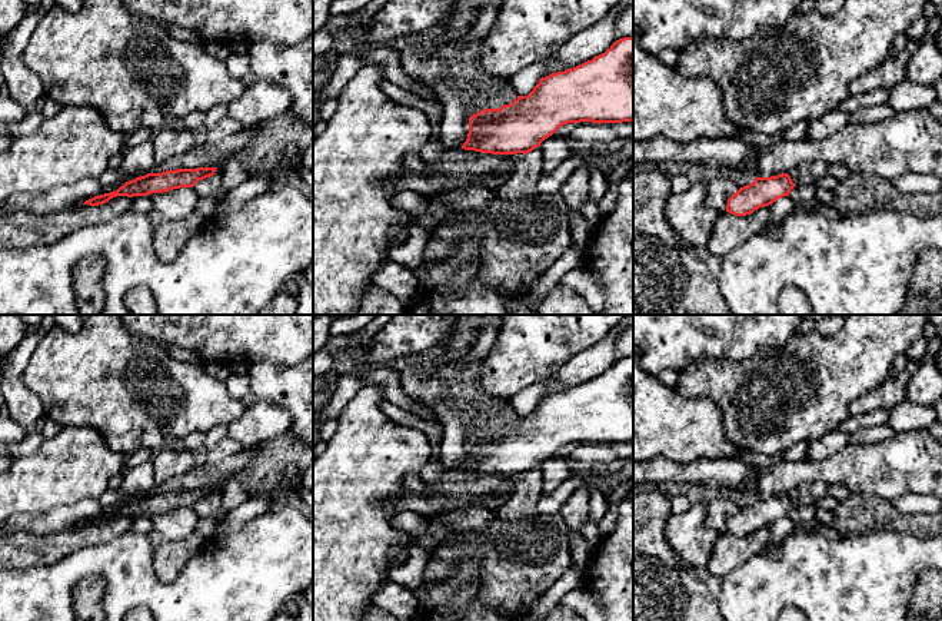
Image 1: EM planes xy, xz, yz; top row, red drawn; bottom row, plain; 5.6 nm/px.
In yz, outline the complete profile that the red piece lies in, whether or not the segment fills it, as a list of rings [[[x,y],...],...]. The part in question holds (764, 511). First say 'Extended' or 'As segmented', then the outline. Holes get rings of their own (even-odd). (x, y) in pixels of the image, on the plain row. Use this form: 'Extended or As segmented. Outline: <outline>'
As segmented. Outline: [[[782,494],[770,498],[755,498],[750,505],[740,508],[728,519],[726,532],[735,537],[746,537],[759,528],[769,527],[783,517],[789,517],[795,508],[790,497]]]

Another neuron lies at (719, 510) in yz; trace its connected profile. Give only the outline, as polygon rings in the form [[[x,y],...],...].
[[[722,491],[718,498],[706,502],[705,525],[719,535],[726,532],[728,519],[740,509],[729,494]]]

